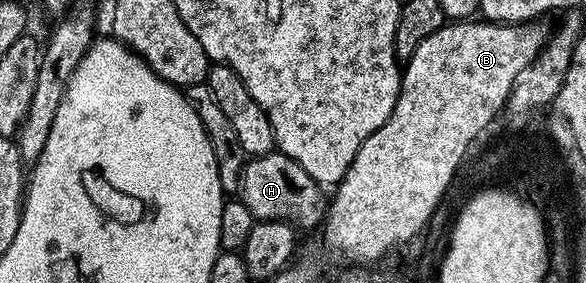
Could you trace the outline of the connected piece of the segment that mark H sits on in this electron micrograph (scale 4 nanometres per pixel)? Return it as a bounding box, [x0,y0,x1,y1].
[239,152,327,231]

